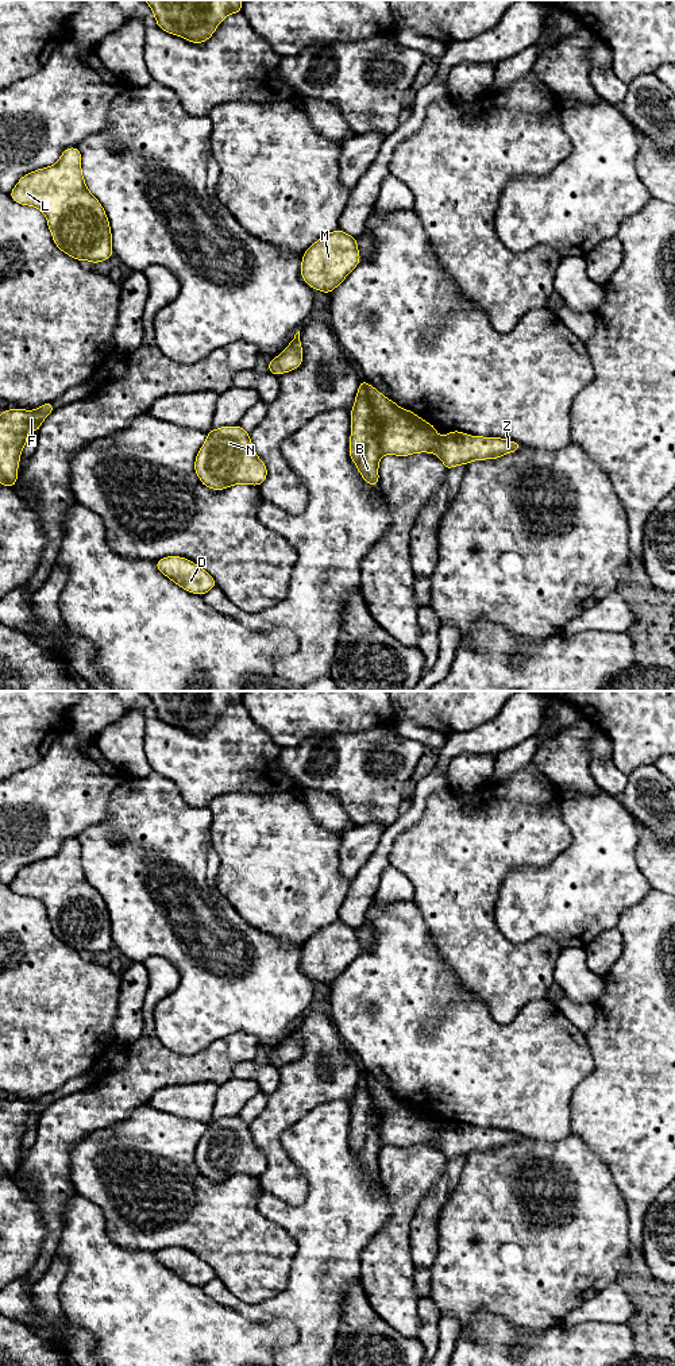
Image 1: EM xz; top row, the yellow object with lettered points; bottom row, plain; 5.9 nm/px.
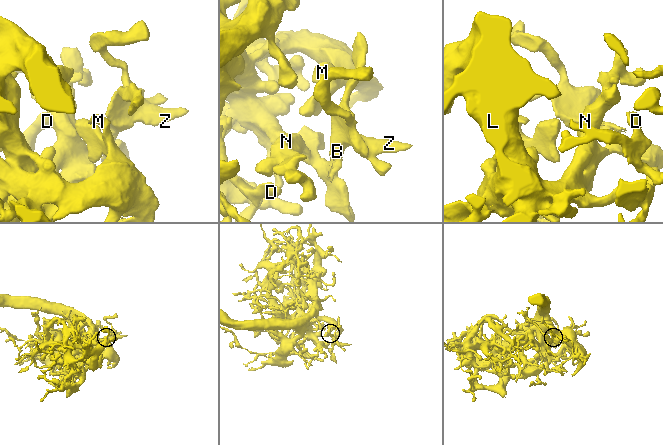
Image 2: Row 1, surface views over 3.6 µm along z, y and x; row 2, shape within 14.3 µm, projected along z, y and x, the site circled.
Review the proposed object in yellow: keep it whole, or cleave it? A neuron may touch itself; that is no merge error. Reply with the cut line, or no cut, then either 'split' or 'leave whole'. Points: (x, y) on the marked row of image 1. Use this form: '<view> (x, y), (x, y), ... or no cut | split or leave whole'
xz (367, 384), (370, 419), (380, 425), (375, 439), (382, 454) | split

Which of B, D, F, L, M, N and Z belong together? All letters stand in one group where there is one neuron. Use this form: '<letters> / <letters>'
B / D F L M N Z

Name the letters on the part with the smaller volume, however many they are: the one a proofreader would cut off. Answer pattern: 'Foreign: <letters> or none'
Foreign: B

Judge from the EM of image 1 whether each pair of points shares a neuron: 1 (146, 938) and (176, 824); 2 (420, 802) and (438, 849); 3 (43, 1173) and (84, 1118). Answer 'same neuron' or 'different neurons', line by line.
1: same neuron
2: different neurons
3: same neuron

